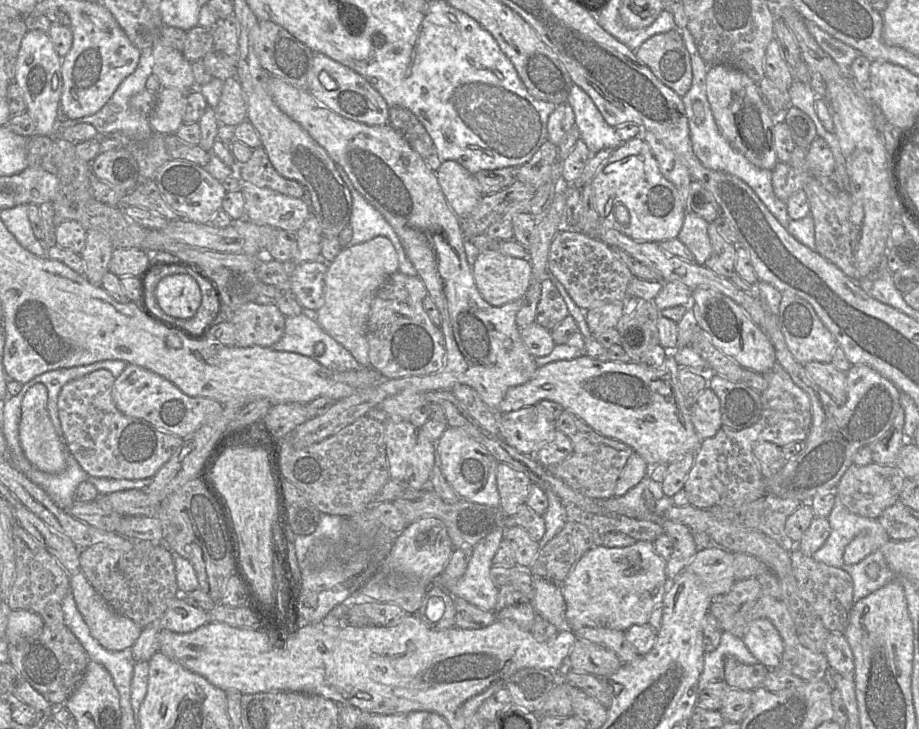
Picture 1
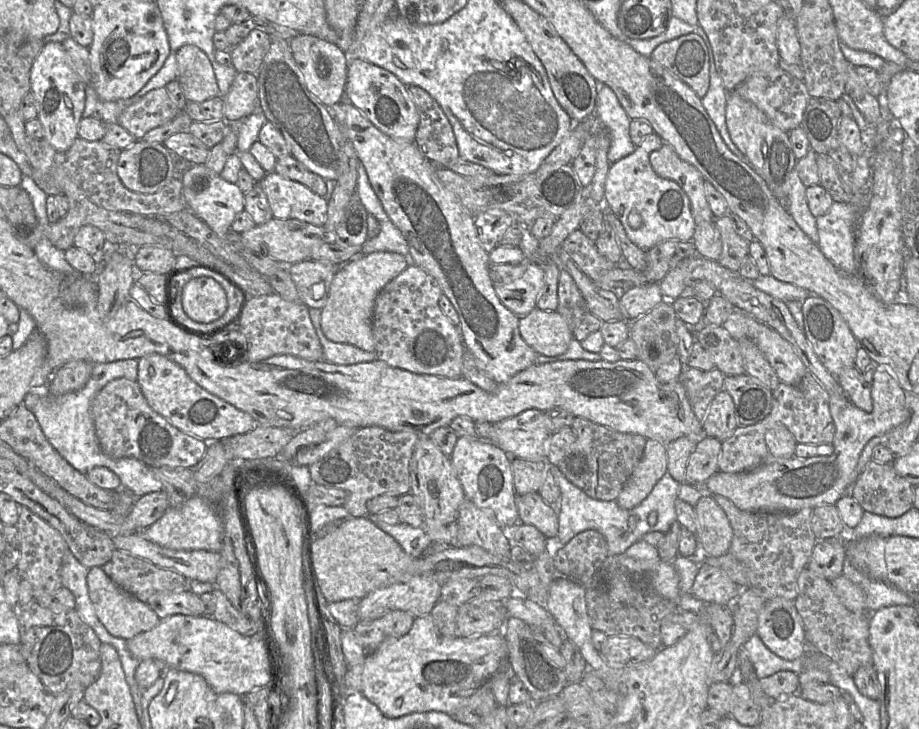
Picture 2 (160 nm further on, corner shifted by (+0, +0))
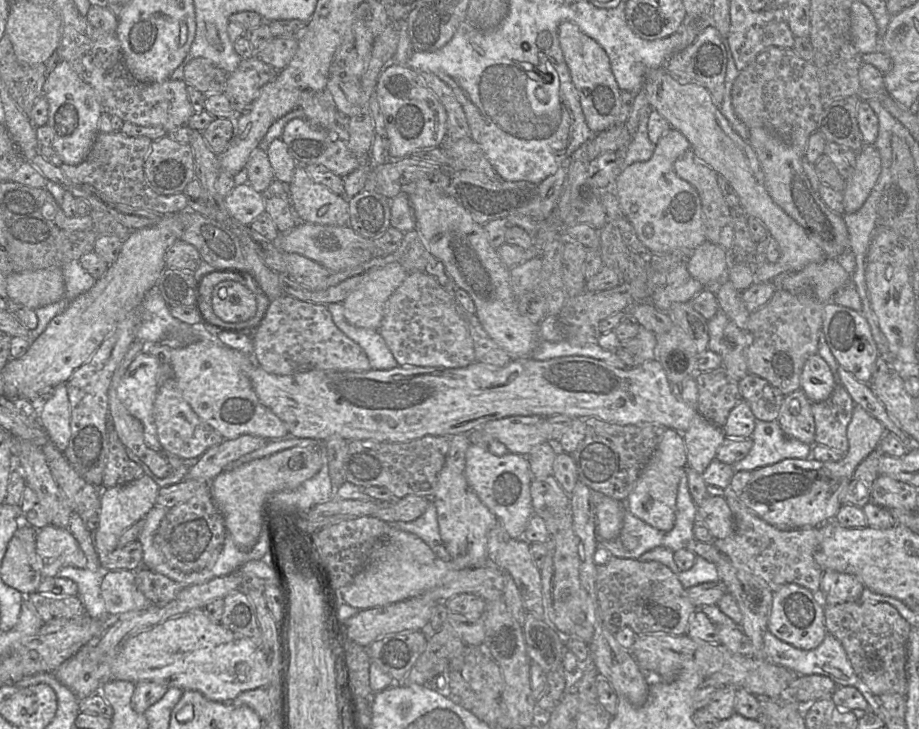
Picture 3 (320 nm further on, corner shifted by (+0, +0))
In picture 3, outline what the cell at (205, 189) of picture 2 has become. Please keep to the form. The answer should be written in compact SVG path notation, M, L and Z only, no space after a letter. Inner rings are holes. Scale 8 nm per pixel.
M248 182L235 186L224 203L230 216L244 225L250 225L265 212L262 193L255 191Z

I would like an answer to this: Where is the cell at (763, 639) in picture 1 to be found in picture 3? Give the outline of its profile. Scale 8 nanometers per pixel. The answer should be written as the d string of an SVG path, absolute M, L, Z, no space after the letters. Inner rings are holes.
M788 583L774 592L767 630L780 640L802 650L817 648L826 637L824 601L818 593L797 584Z

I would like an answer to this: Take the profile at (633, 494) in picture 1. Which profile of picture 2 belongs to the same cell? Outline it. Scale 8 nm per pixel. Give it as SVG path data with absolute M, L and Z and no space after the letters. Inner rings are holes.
M551 466L549 472L560 488L561 498L558 515L558 532L556 535L560 544L566 544L572 537L584 530L596 530L605 538L608 556L625 553L632 544L642 540L650 532L668 532L677 522L676 500L678 499L678 483L669 473L666 473L654 486L651 493L638 506L631 510L621 508L616 501L602 501L589 497L584 491L572 484L556 466Z

